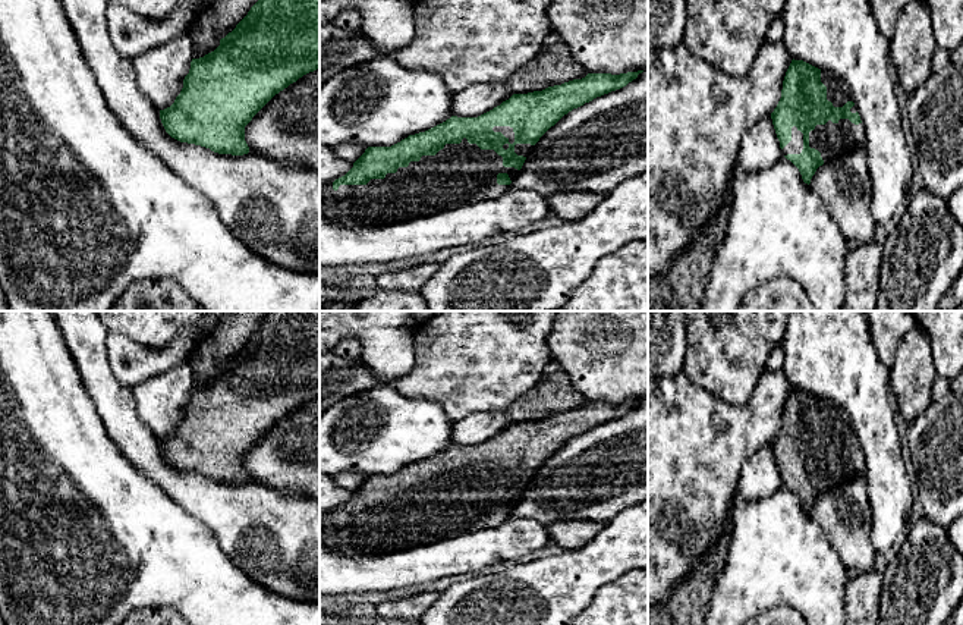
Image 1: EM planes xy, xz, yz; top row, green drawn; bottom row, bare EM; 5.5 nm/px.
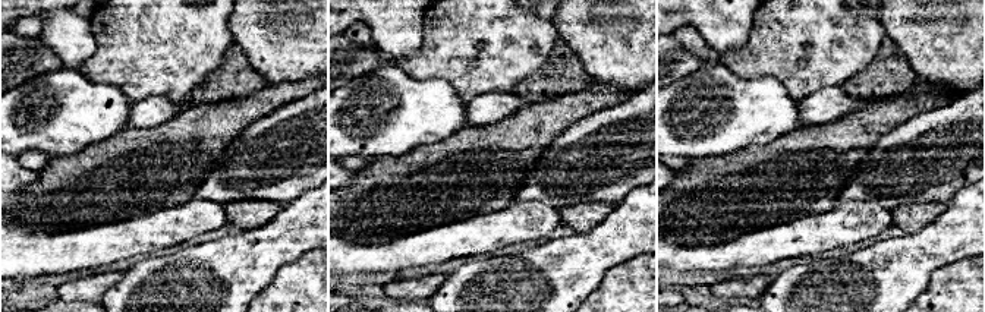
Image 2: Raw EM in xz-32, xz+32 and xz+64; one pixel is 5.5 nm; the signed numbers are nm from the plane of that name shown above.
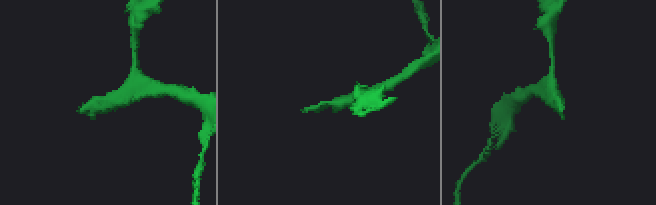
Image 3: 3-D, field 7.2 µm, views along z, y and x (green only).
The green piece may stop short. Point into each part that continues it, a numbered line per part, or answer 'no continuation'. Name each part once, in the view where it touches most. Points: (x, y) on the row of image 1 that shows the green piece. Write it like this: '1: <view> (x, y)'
1: xz (462, 173)

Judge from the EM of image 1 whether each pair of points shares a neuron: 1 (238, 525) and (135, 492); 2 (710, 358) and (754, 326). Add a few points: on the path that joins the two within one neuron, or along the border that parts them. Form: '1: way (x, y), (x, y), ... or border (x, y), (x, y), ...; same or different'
1: border (156, 483), (185, 511), (208, 527); different
2: way (720, 348), (743, 326); same

